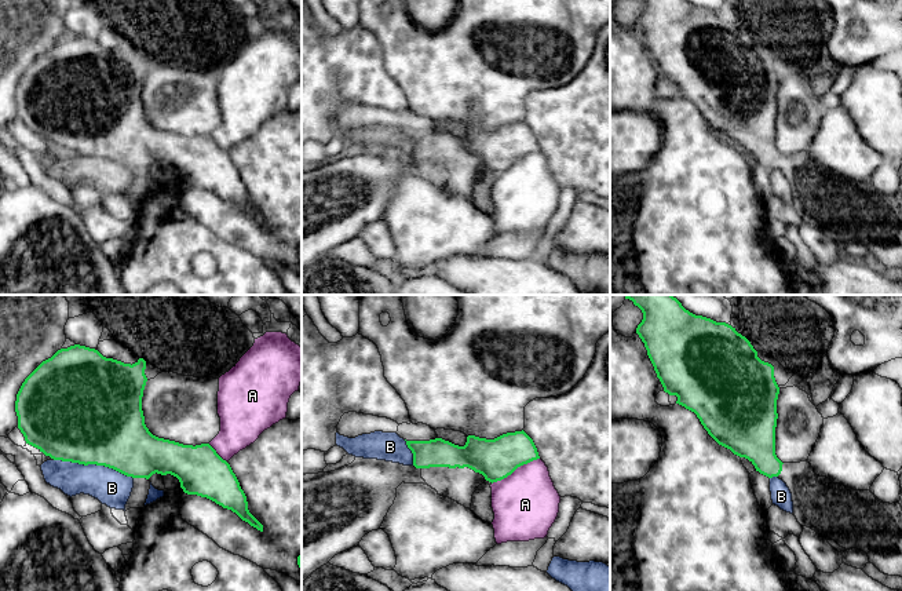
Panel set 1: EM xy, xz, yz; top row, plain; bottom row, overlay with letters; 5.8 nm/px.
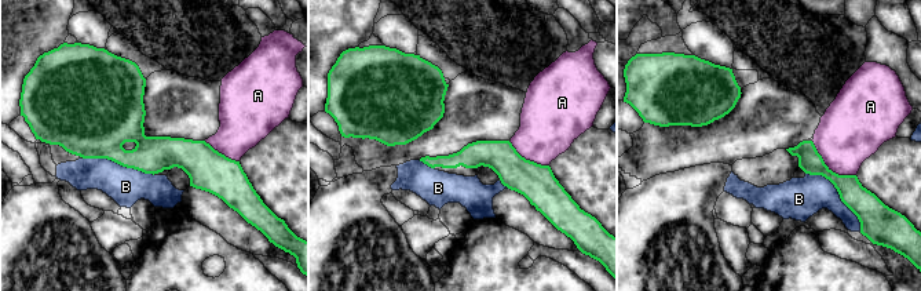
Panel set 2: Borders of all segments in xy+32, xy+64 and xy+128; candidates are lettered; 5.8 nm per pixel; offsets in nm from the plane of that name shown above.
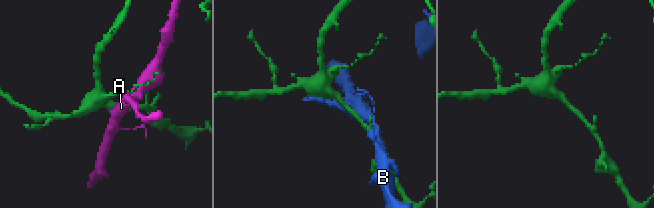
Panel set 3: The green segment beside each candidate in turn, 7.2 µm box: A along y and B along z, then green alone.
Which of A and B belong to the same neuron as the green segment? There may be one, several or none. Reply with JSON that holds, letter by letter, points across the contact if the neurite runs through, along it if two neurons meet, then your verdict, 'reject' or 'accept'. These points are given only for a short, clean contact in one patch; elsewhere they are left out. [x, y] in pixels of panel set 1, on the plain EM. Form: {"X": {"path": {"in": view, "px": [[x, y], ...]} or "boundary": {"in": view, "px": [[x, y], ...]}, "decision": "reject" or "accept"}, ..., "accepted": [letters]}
{"A": {"decision": "reject"}, "B": {"decision": "reject"}, "accepted": []}

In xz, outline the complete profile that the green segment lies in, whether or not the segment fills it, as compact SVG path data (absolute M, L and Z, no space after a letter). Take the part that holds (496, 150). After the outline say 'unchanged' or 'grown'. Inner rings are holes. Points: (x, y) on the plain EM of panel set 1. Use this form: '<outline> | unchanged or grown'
M523 121L494 131L468 127L464 138L442 129L406 132L406 136L426 175L470 201L474 183L485 172L501 172L518 158L540 150Z | grown

